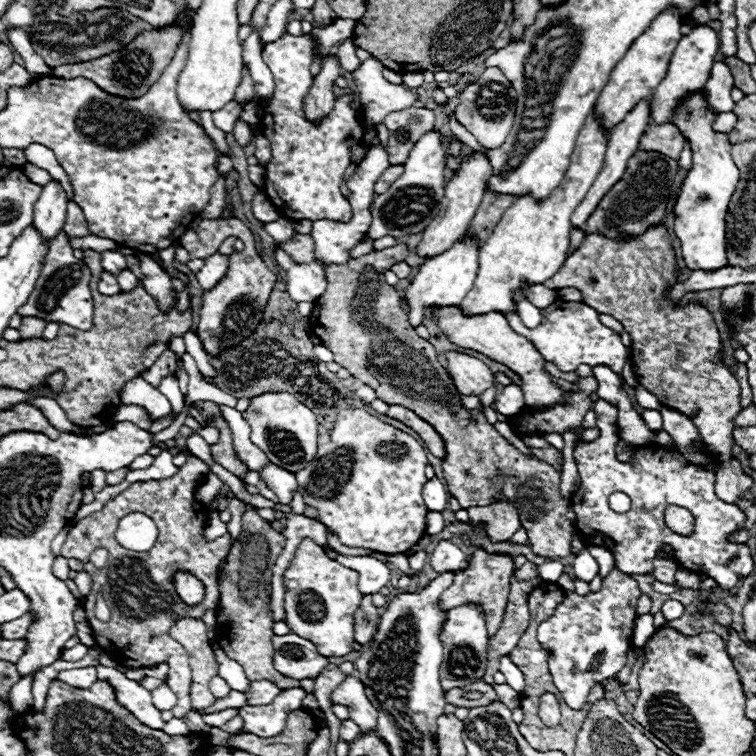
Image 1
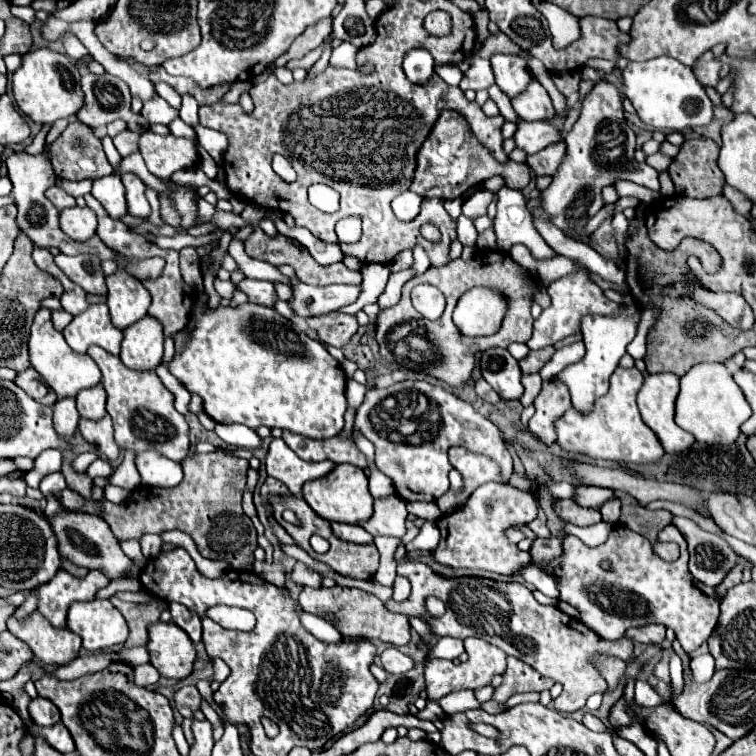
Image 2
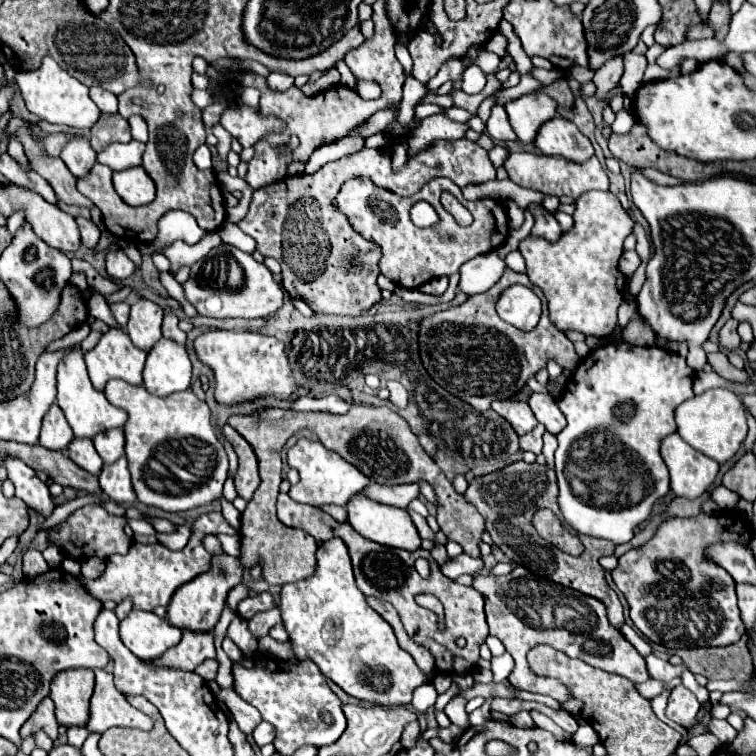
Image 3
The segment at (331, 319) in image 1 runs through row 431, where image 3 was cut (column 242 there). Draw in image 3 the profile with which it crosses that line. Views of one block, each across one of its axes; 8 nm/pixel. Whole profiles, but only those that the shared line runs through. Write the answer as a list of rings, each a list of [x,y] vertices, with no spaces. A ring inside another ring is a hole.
[[[224,426],[224,434],[234,444],[236,454],[240,458],[240,468],[238,468],[238,474],[234,476],[234,484],[236,484],[238,496],[250,500],[254,490],[258,488],[258,482],[260,482],[258,458],[254,458],[254,448],[250,446],[250,442],[246,442],[242,438],[242,434],[238,434],[234,428]]]

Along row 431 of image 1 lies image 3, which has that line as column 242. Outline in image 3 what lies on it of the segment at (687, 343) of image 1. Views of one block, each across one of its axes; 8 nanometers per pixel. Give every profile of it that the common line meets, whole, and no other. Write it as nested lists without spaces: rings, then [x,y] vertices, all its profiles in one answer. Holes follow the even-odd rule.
[[[232,688],[222,689],[220,694],[215,695],[217,700],[224,700],[224,704],[228,706],[232,718],[238,722],[240,730],[250,736],[254,732],[254,728],[262,722],[258,710],[254,706],[250,706],[246,700],[242,700]]]

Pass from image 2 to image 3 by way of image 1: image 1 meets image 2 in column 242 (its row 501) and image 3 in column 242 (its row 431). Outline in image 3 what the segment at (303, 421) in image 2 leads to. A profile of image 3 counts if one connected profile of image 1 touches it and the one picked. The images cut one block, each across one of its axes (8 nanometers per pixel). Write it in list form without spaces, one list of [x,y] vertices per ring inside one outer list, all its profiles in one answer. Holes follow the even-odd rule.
[[[214,330],[204,332],[194,340],[198,358],[214,370],[216,400],[222,404],[238,404],[256,396],[274,394],[278,398],[292,398],[298,388],[290,374],[284,344],[274,336],[244,332],[244,330]]]

